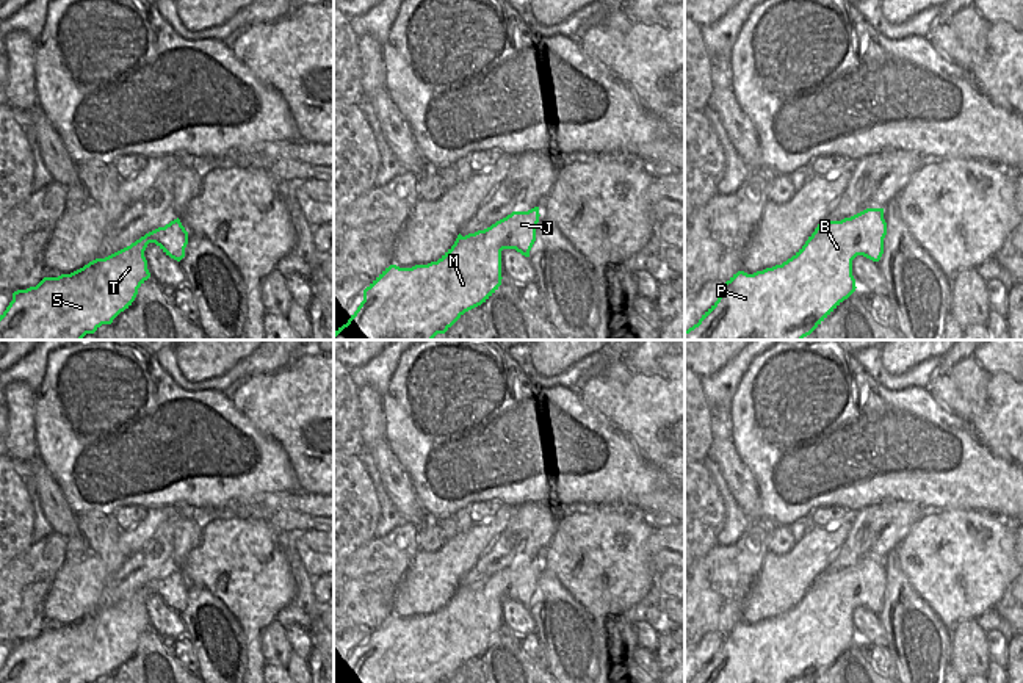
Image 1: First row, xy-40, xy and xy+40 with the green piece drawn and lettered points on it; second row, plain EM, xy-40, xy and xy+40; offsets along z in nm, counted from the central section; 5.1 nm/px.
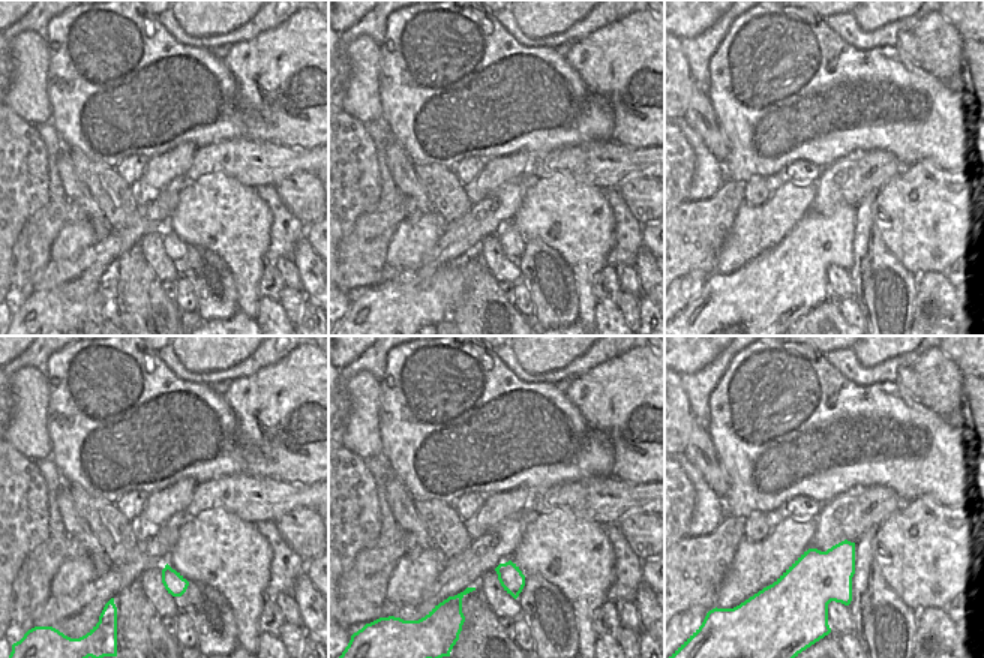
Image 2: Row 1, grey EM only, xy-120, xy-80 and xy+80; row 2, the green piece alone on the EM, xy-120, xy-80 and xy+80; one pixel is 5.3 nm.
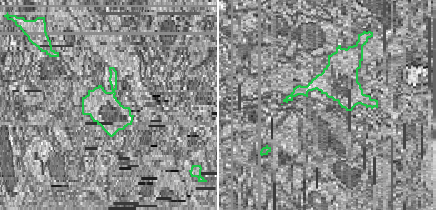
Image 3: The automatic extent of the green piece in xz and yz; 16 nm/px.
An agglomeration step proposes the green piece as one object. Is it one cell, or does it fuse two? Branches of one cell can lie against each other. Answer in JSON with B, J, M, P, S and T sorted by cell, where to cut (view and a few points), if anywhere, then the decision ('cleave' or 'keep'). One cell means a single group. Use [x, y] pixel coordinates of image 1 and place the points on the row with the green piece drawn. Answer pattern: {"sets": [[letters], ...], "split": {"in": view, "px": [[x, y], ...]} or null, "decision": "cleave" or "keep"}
{"sets": [["B", "J", "M", "P", "S", "T"]], "split": null, "decision": "keep"}

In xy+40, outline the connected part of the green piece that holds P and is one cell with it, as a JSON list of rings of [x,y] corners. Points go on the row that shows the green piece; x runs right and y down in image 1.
[[[866,208],[841,221],[824,219],[782,265],[733,274],[699,323],[685,331],[685,340],[802,340],[855,291],[852,260],[857,255],[880,260],[885,235],[884,208]]]

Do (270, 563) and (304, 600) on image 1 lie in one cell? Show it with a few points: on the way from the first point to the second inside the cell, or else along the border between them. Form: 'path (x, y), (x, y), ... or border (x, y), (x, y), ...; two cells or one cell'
border (285, 553), (293, 597), (274, 621); two cells

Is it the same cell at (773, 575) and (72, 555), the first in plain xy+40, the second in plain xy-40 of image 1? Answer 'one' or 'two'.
two

